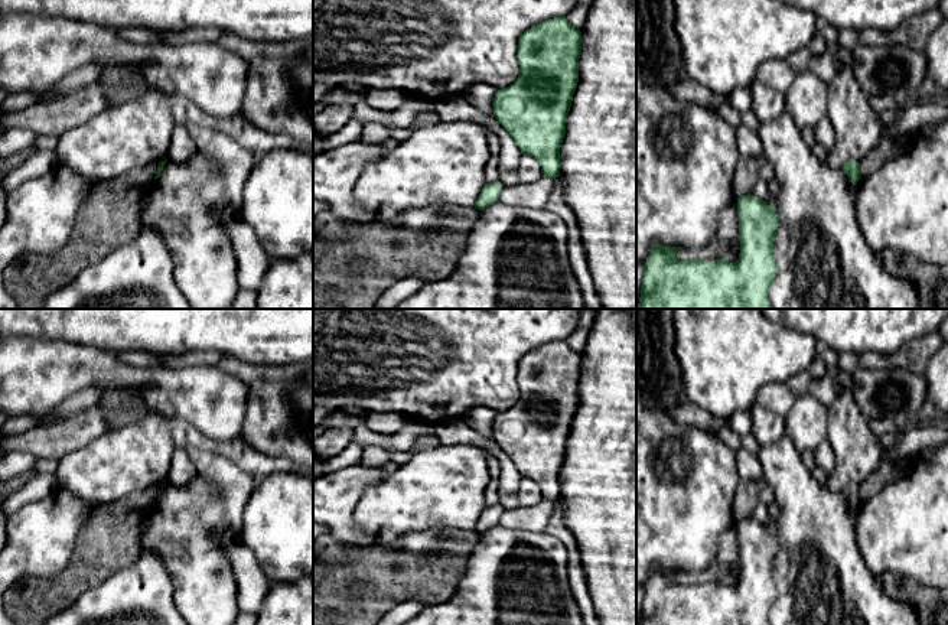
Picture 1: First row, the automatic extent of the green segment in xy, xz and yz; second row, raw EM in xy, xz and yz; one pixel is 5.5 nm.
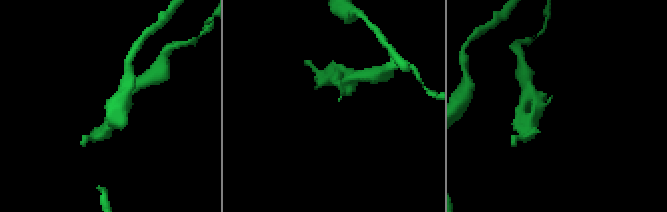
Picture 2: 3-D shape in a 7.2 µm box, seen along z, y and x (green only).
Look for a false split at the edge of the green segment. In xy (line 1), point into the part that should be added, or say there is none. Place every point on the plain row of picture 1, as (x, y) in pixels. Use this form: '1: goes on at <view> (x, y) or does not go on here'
1: does not go on here

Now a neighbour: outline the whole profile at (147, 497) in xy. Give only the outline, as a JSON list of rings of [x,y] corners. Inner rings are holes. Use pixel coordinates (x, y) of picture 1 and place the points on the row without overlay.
[[[163,479],[121,501],[97,505],[78,534],[74,554],[63,573],[45,583],[20,582],[10,586],[6,592],[4,608],[16,625],[45,625],[53,613],[68,608],[82,592],[97,587],[114,572],[133,564],[141,550],[140,527],[143,515],[154,504],[159,486],[166,482],[167,479]]]

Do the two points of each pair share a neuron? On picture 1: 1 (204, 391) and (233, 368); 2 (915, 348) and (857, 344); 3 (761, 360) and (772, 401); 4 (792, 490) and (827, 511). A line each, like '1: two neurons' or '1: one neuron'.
1: two neurons
2: two neurons
3: two neurons
4: one neuron

